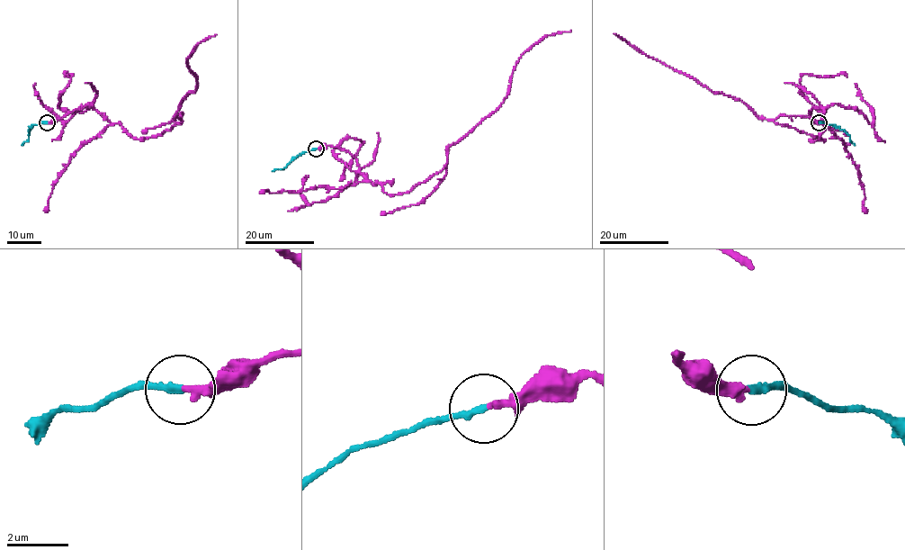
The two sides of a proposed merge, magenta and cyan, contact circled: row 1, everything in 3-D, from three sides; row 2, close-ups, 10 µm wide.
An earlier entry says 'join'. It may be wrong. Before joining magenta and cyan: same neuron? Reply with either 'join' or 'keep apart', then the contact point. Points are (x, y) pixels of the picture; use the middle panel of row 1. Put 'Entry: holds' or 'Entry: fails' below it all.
join; at (316, 148)
Entry: holds

